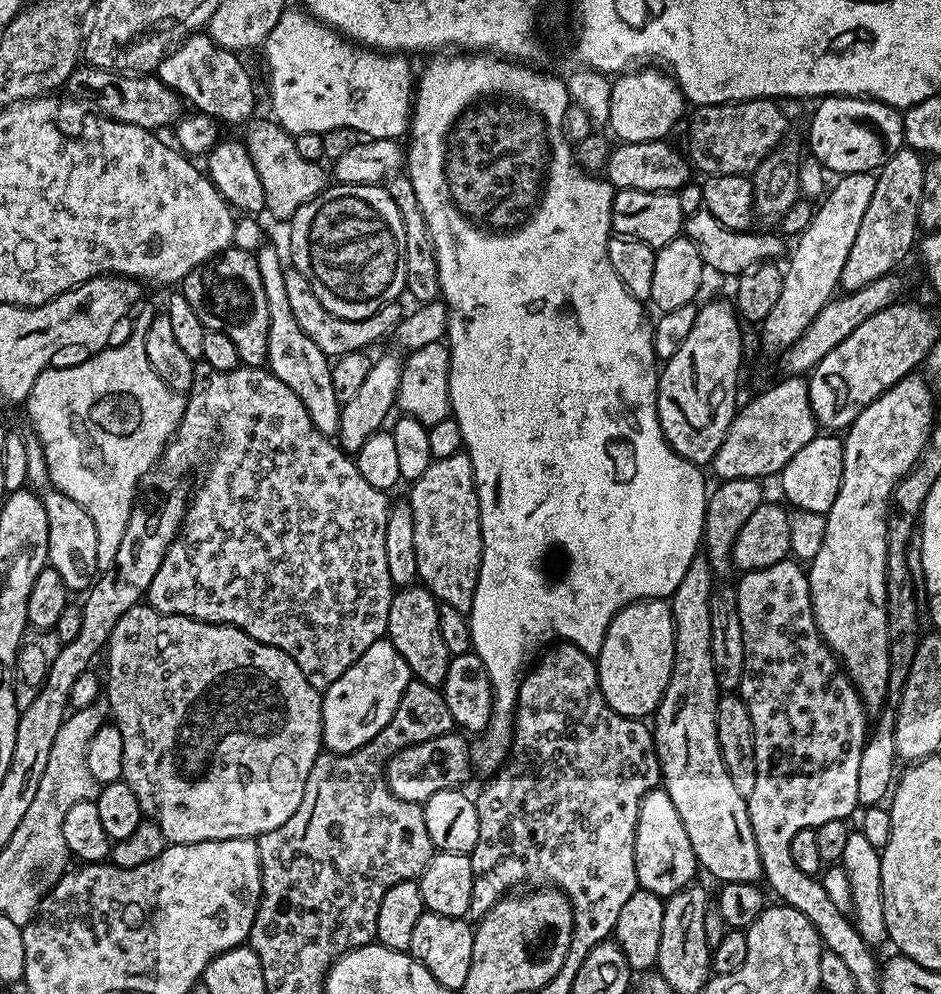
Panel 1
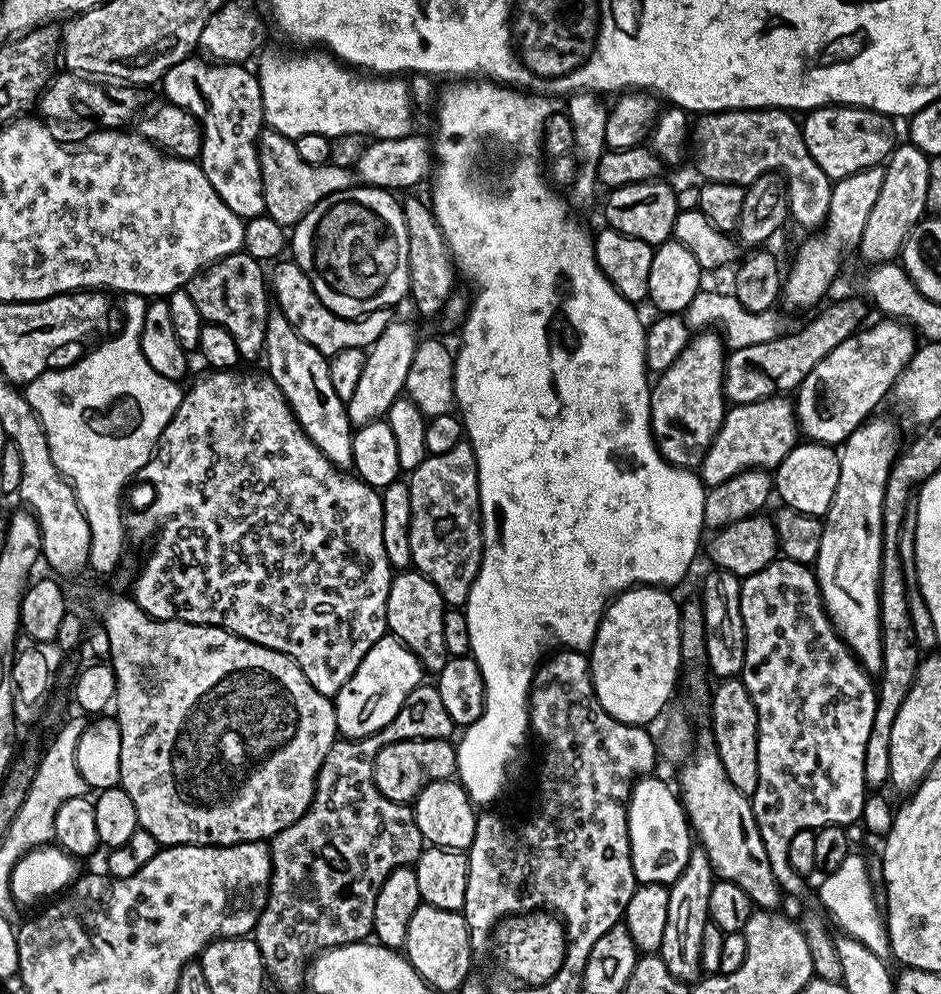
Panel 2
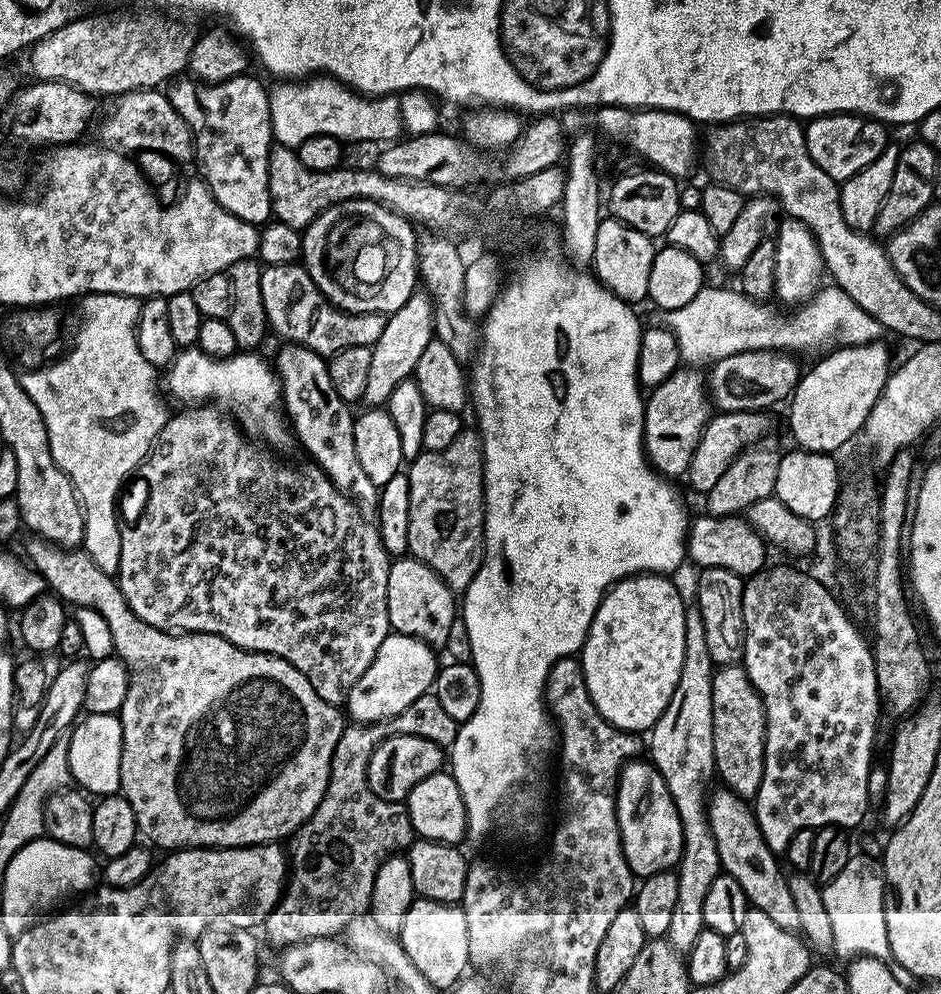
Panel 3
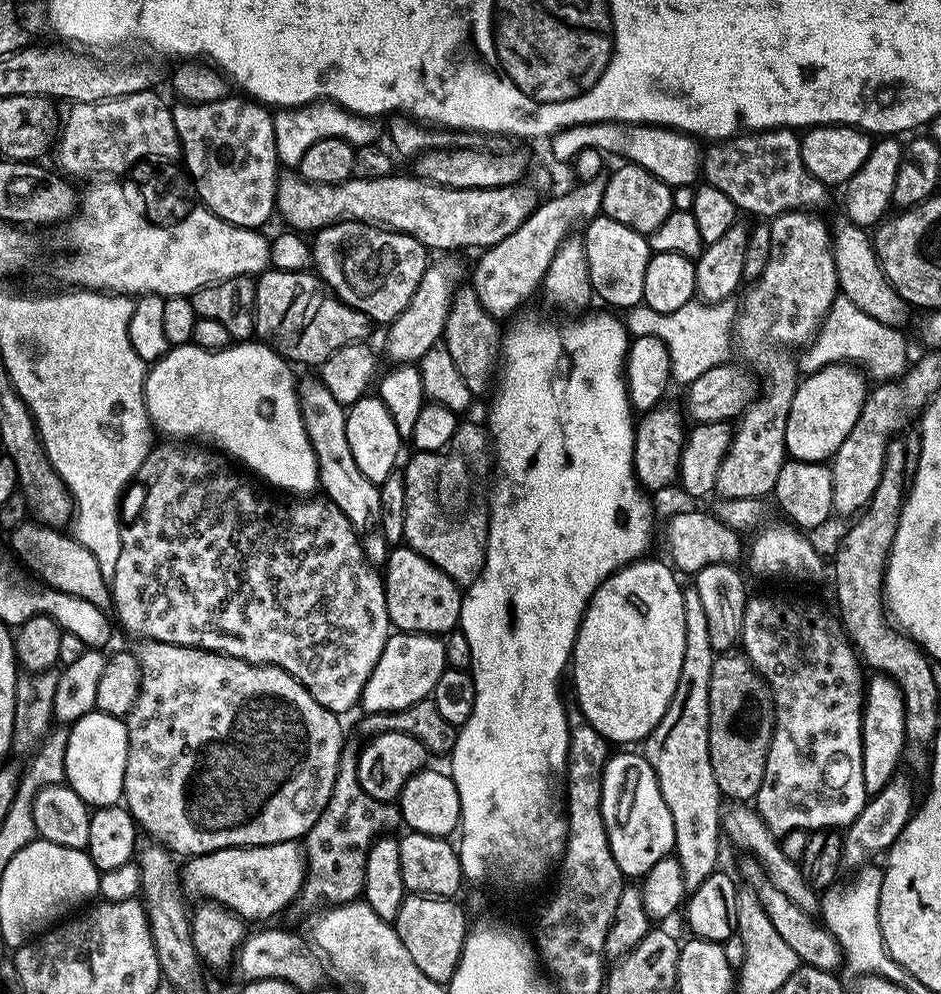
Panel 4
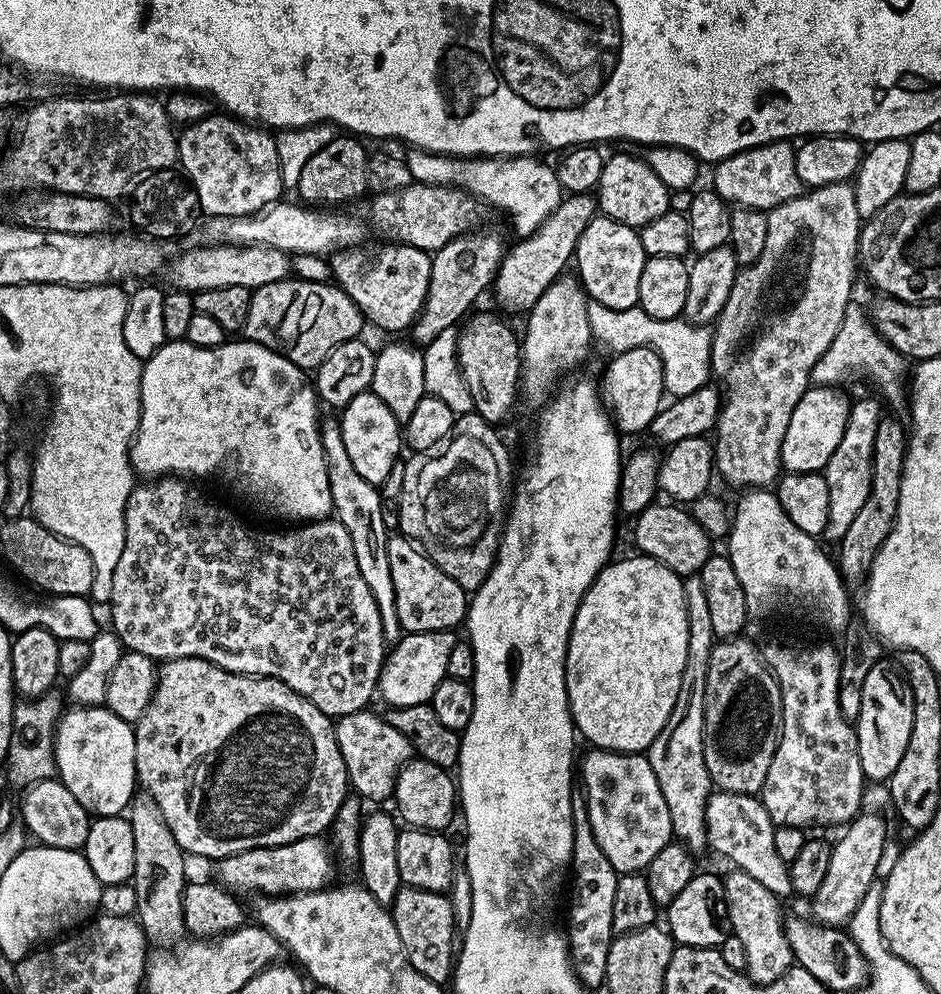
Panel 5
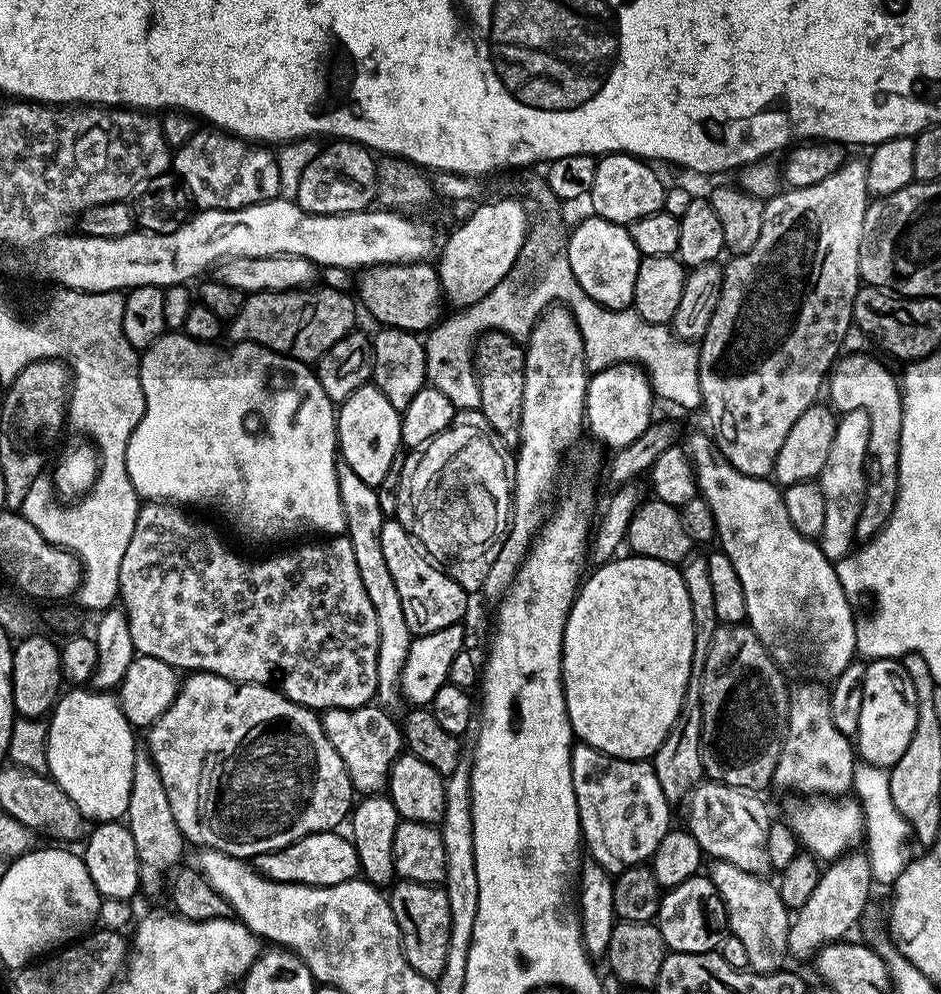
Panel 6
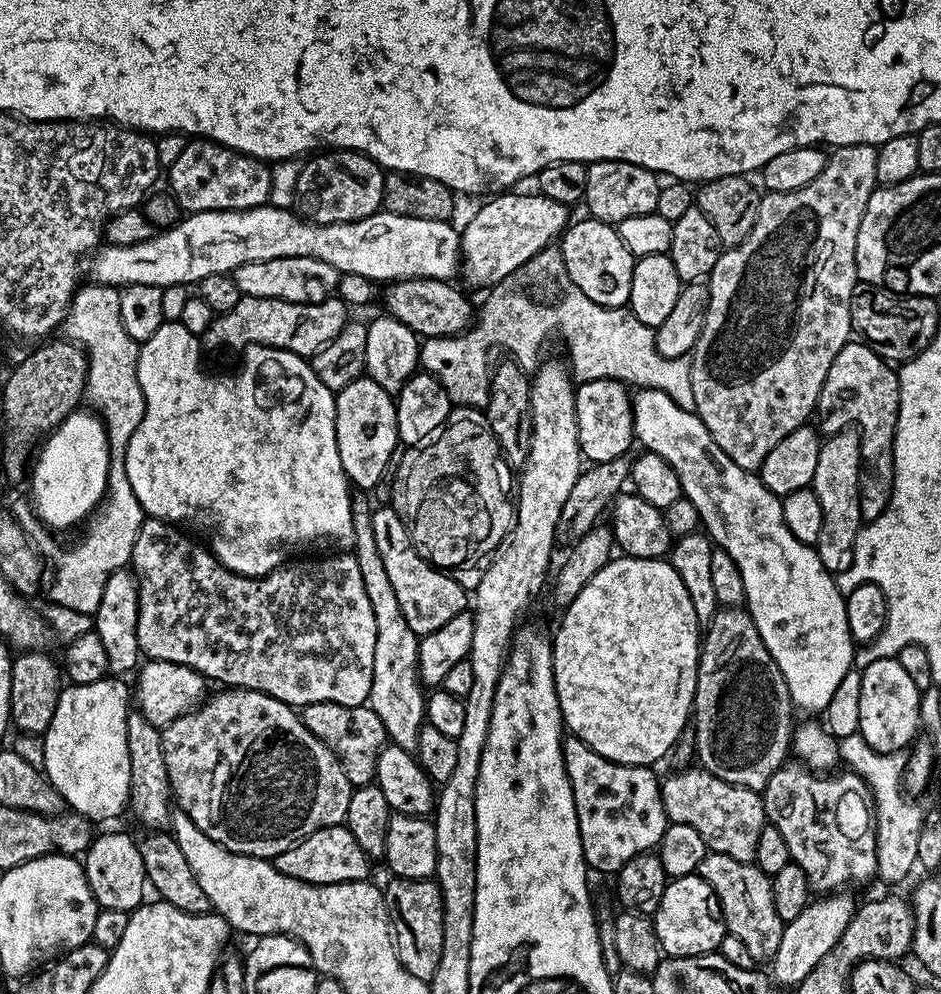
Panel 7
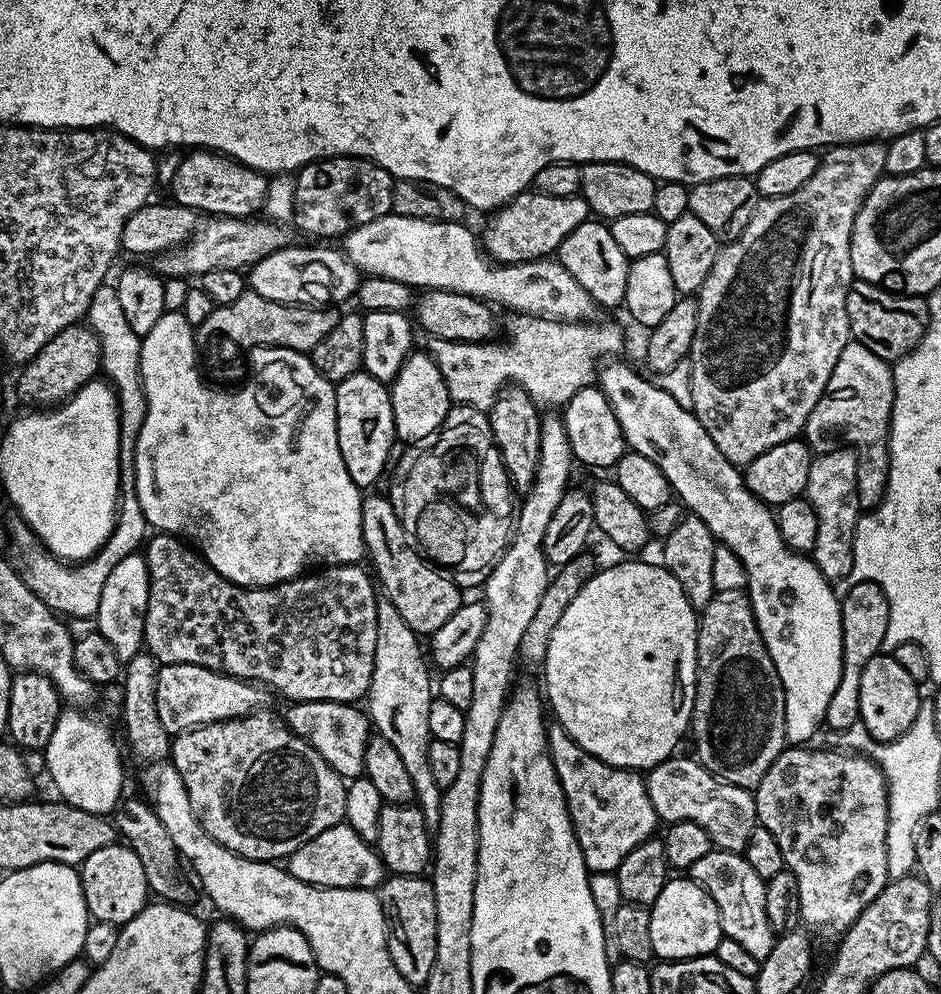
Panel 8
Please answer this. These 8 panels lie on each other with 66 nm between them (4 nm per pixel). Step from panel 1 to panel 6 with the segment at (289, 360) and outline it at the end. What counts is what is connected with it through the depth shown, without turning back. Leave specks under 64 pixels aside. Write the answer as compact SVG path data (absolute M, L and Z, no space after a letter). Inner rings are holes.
M337 463L338 494L342 498L344 526L348 541L354 546L354 559L358 561L358 574L362 574L362 586L366 586L366 594L370 594L370 606L374 606L374 614L378 614L378 686L379 699L400 700L400 675L402 666L406 666L406 658L410 654L413 634L410 626L406 626L406 614L402 614L402 598L398 598L398 586L394 586L394 578L390 578L390 570L386 567L386 557L382 554L382 526L385 522L384 511L380 509L378 491L373 485L362 482L350 466Z

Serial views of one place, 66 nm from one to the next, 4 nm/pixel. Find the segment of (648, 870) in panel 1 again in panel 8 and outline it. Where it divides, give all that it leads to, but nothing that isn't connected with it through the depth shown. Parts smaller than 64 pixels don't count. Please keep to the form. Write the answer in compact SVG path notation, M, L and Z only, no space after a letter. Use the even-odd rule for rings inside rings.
M555 722L548 724L548 752L552 755L558 782L564 791L564 801L572 819L576 841L584 855L589 873L615 873L616 868L642 842L653 839L658 825L650 794L644 785L645 777L639 771L615 768L594 758L578 746L568 731Z

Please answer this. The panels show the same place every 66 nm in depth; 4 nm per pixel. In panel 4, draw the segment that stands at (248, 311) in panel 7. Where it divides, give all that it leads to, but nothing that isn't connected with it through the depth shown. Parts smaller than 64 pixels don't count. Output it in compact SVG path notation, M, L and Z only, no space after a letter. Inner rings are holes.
M272 268L261 272L255 281L255 339L273 348L293 365L319 366L334 354L334 350L367 341L368 331L374 328L368 315L338 300L328 285L311 271L284 272Z

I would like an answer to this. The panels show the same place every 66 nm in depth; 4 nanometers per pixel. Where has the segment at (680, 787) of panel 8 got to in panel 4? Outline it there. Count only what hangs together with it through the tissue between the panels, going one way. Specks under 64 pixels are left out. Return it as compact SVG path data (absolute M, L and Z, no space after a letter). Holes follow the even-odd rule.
M736 802L731 805L732 809L725 811L722 816L722 832L725 837L728 836L740 848L745 848L747 855L755 860L764 872L768 875L768 881L774 886L778 886L778 890L782 890L782 894L786 894L786 898L790 898L790 902L794 902L794 906L798 906L804 912L816 914L820 912L821 897L818 895L817 889L811 888L806 882L806 878L802 878L802 870L799 863L790 858L786 858L786 854L782 854L780 849L780 840L776 833L766 826L766 822L761 818L755 807L749 806L744 802Z

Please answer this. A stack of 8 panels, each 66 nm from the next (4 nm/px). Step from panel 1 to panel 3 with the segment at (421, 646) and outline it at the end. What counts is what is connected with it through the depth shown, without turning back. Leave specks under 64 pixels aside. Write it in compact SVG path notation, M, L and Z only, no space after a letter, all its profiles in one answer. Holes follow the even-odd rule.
M411 555L393 559L388 565L386 602L391 631L418 638L432 645L433 649L443 649L446 634L450 634L450 626L454 626L458 618L458 600L430 566Z

